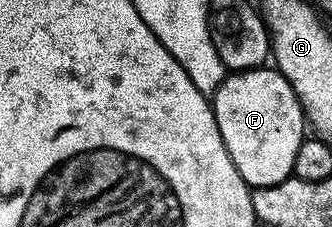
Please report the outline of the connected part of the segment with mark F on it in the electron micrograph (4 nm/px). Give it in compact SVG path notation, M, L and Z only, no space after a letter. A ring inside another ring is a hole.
M274 67L228 72L213 95L221 139L248 185L276 185L293 174L297 147L305 140L305 118L293 87Z

